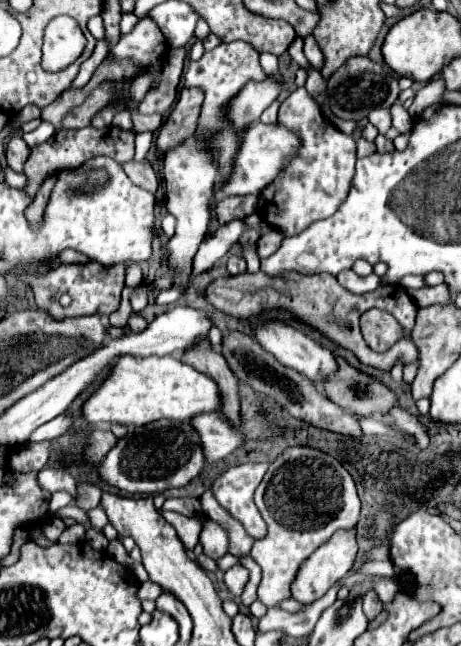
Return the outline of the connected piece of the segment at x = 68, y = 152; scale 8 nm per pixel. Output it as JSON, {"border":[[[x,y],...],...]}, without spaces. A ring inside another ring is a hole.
{"border":[[[92,126],[82,128],[82,130],[56,130],[50,140],[30,148],[30,156],[24,166],[24,172],[28,176],[28,186],[24,190],[28,190],[28,194],[36,196],[42,180],[56,174],[56,170],[66,170],[68,166],[78,166],[80,162],[84,162],[92,156],[100,156],[100,154],[116,158],[120,164],[132,160],[134,158],[134,134],[130,130],[122,130],[116,126],[110,126],[104,130],[98,130]]]}

